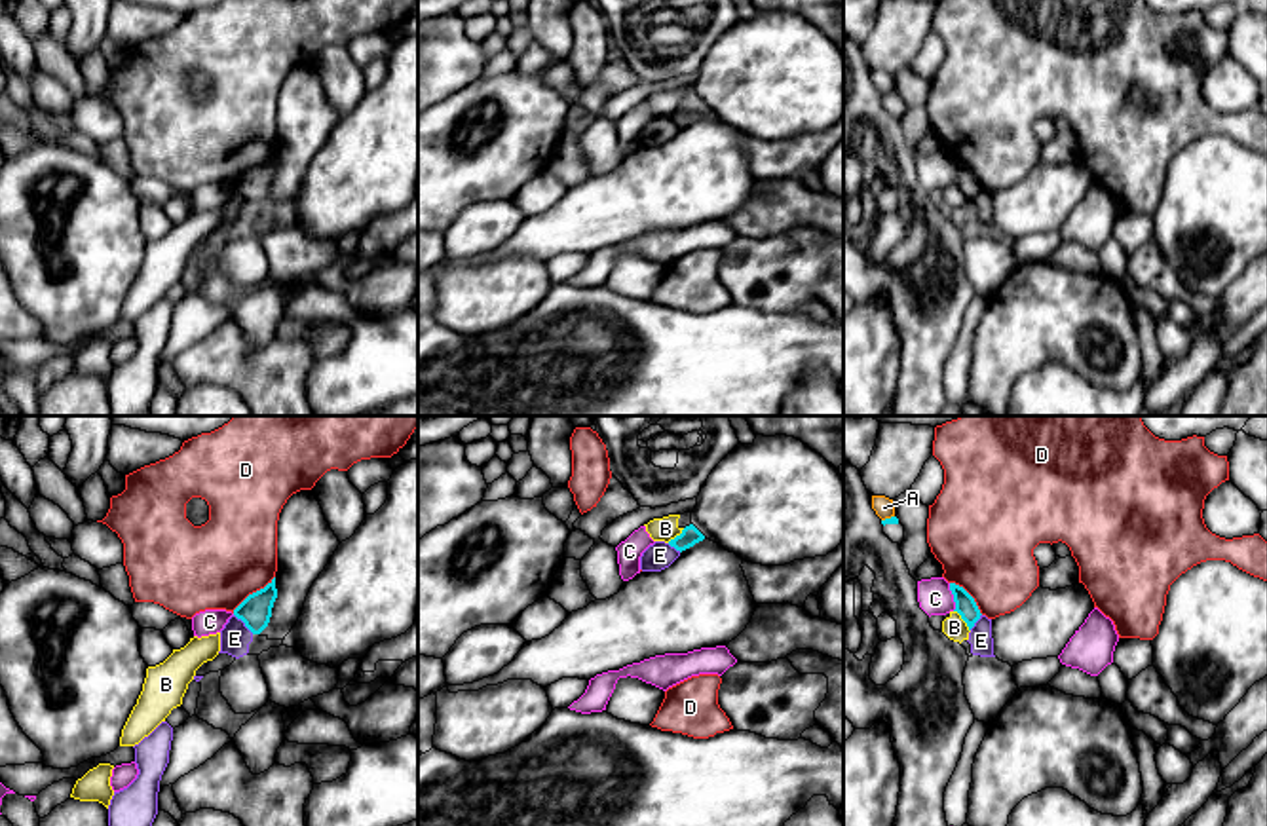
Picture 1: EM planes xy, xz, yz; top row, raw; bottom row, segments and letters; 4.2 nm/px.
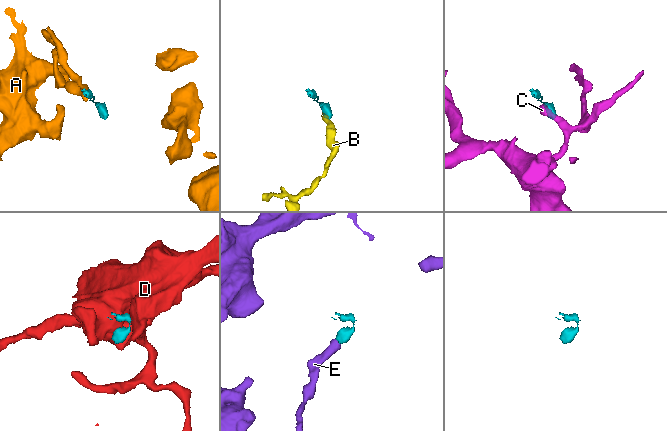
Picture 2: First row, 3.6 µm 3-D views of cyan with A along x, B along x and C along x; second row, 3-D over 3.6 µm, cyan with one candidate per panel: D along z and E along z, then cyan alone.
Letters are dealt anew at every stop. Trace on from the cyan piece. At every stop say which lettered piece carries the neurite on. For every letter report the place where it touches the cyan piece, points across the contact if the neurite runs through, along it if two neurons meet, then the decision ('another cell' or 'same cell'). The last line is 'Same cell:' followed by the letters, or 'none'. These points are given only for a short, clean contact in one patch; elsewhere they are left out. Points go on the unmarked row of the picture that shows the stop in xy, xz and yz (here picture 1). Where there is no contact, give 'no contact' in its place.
A: meets cyan in yz at (888, 93); border along yz (893, 90), (882, 95); another cell
B: meets cyan in yz at (964, 194); border along yz (954, 185), (969, 206); another cell
C: meets cyan in yz at (954, 171); border along yz (948, 158), (954, 169), (954, 185); another cell
D: meets cyan in xy at (253, 168); border along xy (274, 150), (232, 187); another cell
E: meets cyan in xy at (244, 196); border along xy (234, 188), (253, 207); another cell
Same cell: none

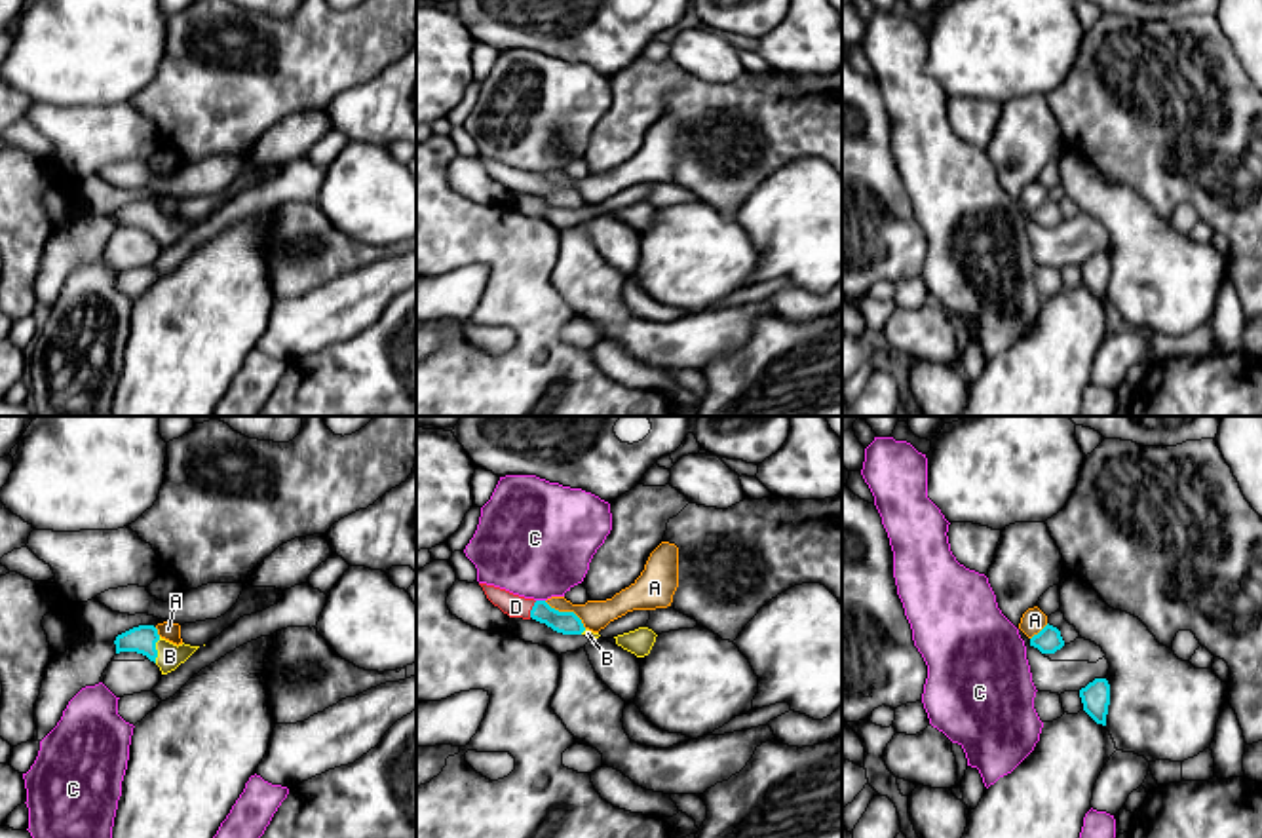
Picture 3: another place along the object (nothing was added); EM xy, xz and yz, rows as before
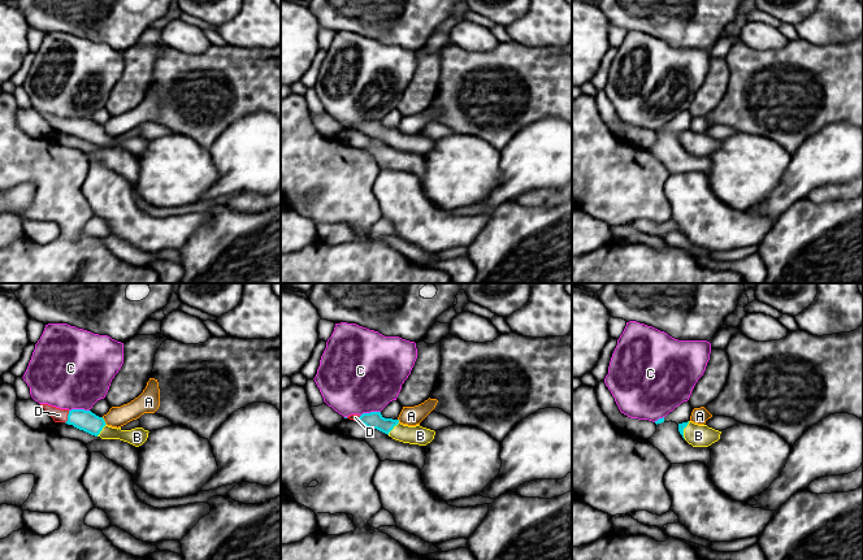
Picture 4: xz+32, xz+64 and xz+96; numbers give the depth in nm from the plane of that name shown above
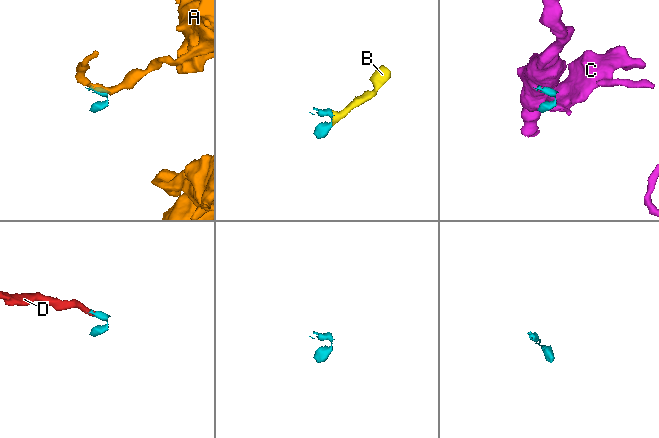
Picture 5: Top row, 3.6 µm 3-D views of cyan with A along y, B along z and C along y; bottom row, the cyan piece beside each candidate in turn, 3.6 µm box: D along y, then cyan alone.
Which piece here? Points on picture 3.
A: meets cyan in xz at (567, 187); border along xz (544, 175), (559, 185), (571, 185), (586, 202); another cell
B: meets cyan in xy at (156, 225); runs through xy (141, 213), (156, 225), (170, 230); same cell
C: meets cyan in xz at (540, 175); border along xz (536, 173), (544, 175); another cell
D: meets cyan in xz at (533, 183); runs through xz (563, 196), (533, 183), (516, 181); same cell
Same cell: B, D

